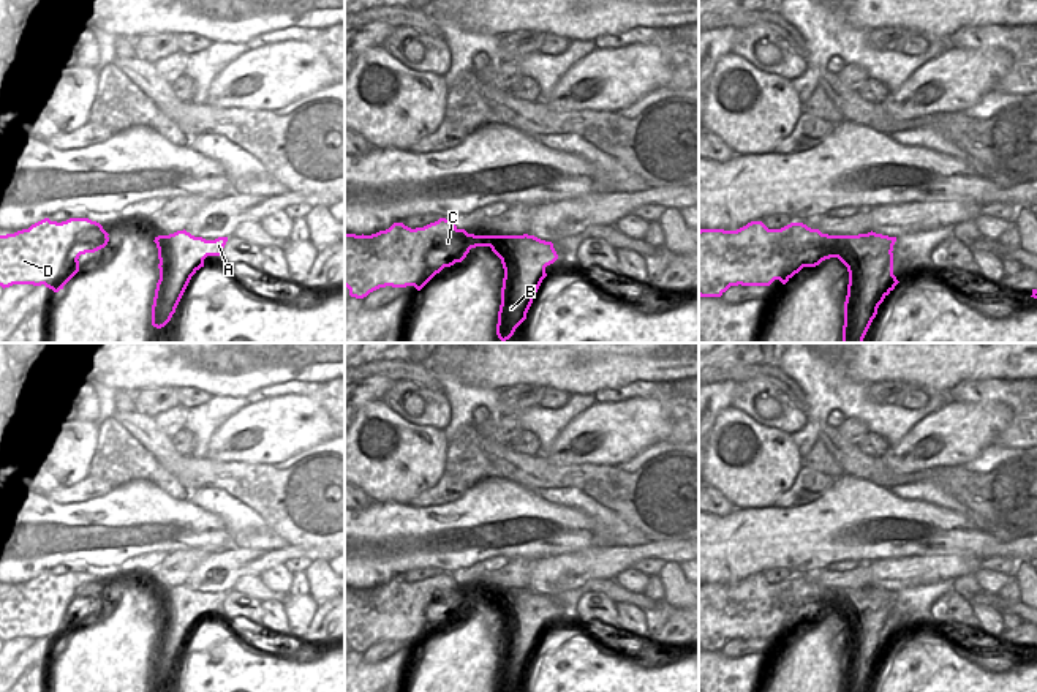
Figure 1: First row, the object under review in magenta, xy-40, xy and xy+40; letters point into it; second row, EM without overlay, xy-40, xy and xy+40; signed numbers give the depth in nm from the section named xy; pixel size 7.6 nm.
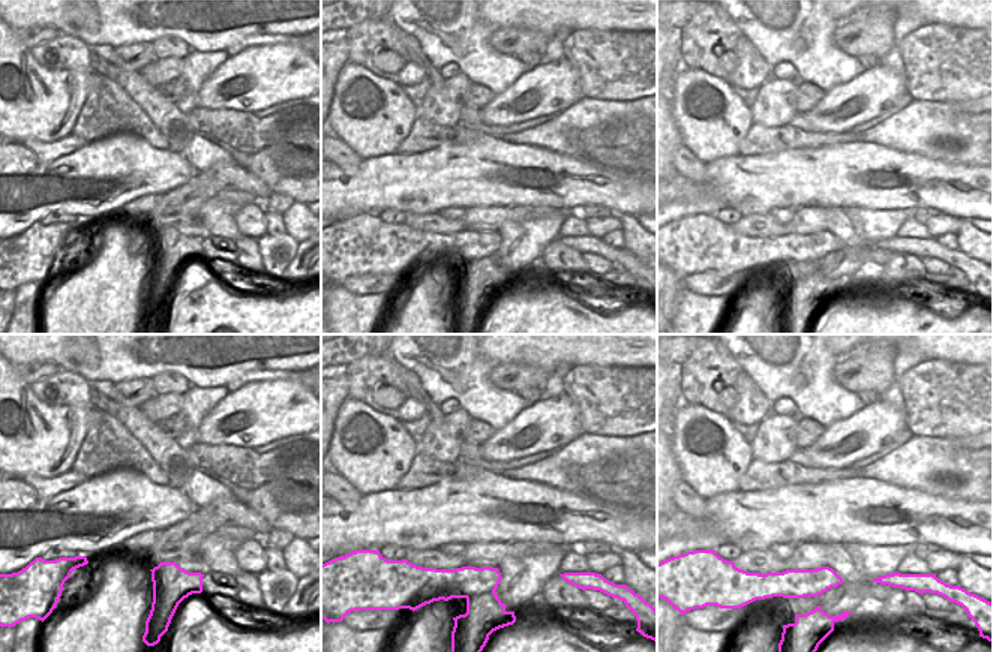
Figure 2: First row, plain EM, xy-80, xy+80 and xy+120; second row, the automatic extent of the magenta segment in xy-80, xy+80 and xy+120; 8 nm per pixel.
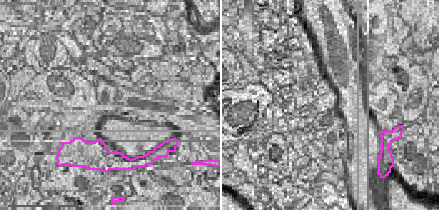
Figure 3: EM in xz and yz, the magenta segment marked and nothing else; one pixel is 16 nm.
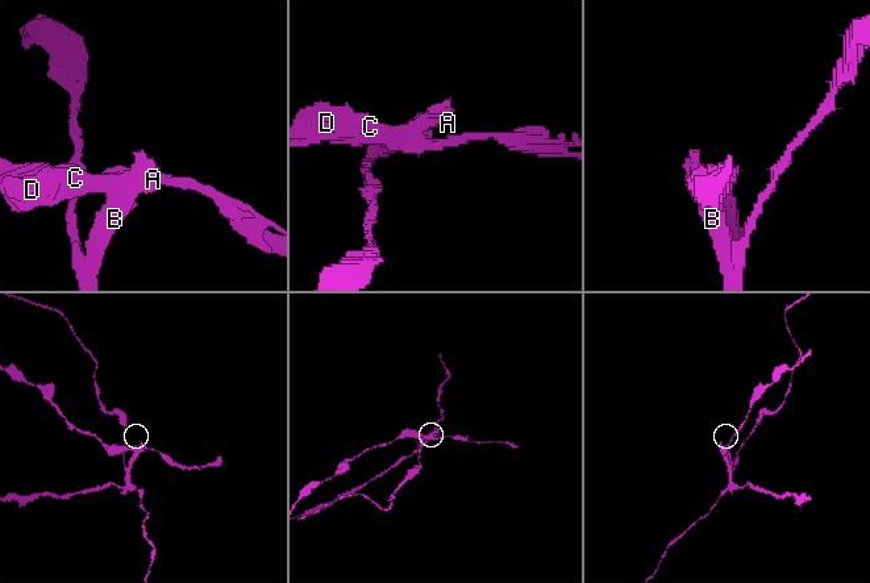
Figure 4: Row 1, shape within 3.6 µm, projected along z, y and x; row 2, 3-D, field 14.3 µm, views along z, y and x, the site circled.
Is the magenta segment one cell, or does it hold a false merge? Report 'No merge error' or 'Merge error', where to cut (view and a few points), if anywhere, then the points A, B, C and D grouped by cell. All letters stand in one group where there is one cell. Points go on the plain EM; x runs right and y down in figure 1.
Merge error. Split along xy+40 (890, 605), (867, 609), (848, 623). Groups: A B / C D.

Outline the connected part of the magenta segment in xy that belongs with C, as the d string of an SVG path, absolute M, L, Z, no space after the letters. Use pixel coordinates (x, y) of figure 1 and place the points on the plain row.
M446 572L416 583L394 577L389 583L371 589L345 586L345 640L356 653L364 653L386 640L414 640L420 645L444 621L462 616L476 600L490 600L501 615L515 610L515 591L468 588L465 583L458 583L454 574Z

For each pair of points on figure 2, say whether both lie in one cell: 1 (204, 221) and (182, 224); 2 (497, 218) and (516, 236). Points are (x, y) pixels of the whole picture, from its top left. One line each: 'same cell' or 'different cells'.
1: same cell
2: different cells

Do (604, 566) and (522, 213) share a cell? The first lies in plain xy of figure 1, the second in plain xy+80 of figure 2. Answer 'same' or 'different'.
same

